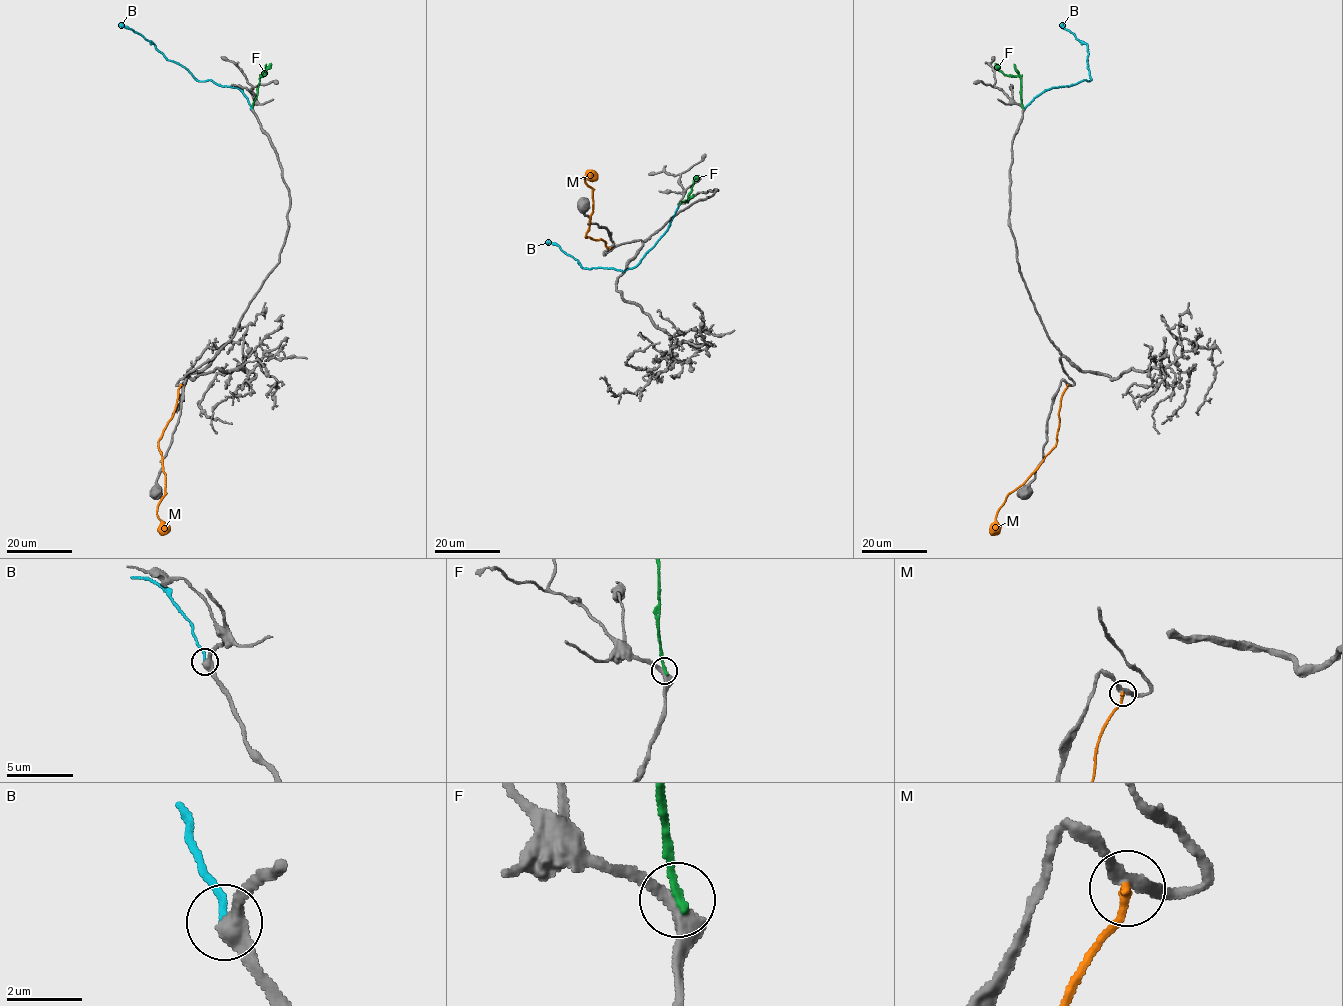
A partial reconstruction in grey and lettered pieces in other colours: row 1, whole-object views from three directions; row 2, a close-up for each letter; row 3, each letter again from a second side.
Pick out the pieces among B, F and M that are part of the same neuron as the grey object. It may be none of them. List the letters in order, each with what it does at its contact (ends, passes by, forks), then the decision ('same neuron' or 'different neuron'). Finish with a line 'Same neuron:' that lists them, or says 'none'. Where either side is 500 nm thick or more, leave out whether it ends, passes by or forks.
B: it ends | same neuron
F: it ends | different neuron
M: it ends | different neuron
Same neuron: B

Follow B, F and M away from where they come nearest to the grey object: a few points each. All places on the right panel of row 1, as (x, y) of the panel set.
B: (1025, 108), (1053, 87), (1069, 86), (1091, 79), (1087, 45), (1063, 24)
F: (1022, 106), (1021, 78), (1004, 75), (995, 63)
M: (1068, 384), (1061, 398), (1056, 444), (1031, 476), (1008, 494), (999, 509), (991, 534)

